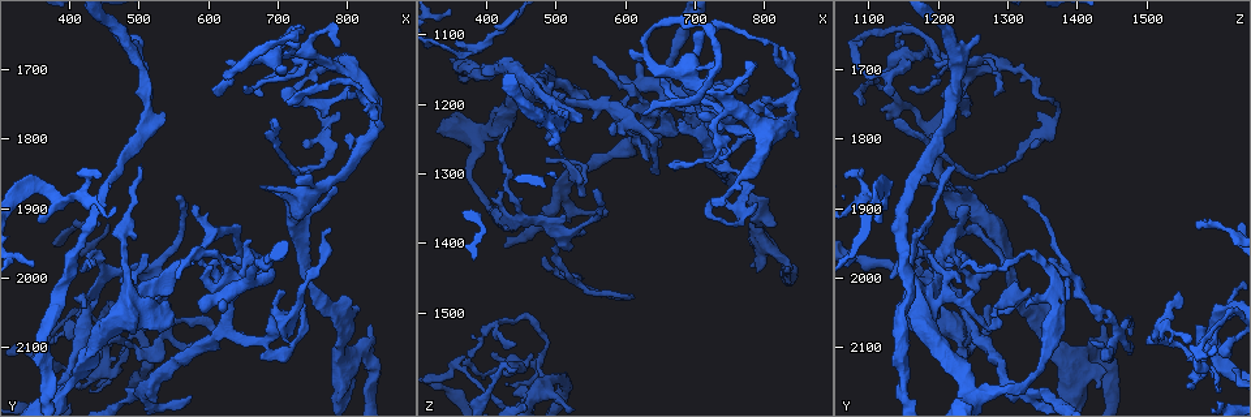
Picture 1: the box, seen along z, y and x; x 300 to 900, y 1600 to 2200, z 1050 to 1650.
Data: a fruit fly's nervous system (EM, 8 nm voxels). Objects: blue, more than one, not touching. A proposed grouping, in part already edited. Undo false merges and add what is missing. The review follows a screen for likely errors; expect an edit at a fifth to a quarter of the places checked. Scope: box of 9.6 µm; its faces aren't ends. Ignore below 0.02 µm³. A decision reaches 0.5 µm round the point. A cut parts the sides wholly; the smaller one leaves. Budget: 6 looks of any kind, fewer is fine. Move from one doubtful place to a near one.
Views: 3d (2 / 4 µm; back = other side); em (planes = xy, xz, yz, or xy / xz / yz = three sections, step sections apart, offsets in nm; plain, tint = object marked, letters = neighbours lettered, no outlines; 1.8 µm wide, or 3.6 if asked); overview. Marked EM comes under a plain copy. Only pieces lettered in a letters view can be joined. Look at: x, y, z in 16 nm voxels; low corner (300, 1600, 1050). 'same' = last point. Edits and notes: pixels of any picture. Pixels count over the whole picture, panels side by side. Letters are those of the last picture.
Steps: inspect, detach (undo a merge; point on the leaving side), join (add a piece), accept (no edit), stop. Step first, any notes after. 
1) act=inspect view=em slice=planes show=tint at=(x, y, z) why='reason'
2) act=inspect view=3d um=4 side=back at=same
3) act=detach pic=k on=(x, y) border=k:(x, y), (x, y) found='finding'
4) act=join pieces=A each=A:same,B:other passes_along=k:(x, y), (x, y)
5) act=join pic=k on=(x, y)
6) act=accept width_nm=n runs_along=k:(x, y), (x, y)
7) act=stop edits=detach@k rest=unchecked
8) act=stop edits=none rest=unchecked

act=inspect view=3d um=4 at=(535, 1760, 1230) why='branch stops here'

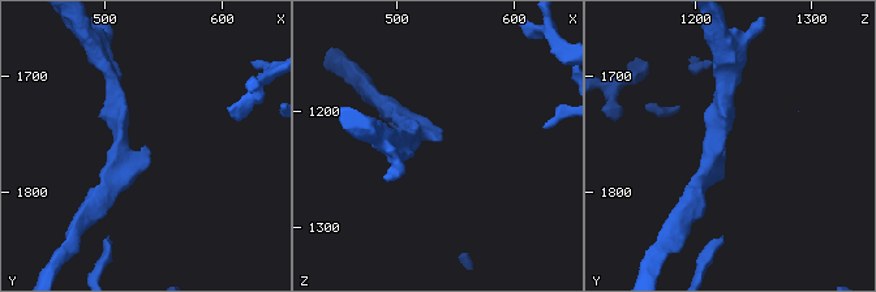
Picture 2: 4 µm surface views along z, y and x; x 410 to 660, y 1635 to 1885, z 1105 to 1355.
act=inspect view=em slice=planes show=letters at=(540, 1764, 1224) why='need the tissue'

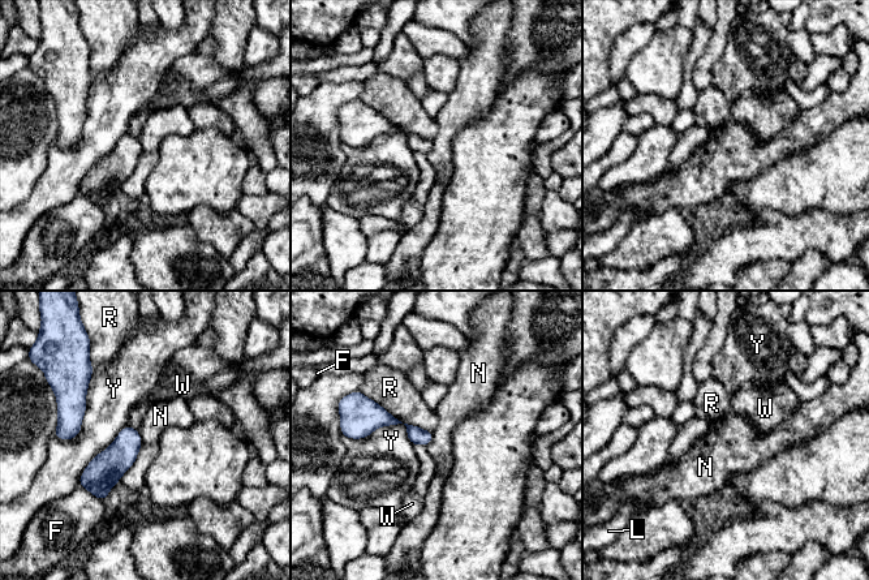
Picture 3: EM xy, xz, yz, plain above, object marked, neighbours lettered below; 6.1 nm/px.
act=accept longest_contact=R:550nm each=F:other,L:other,N:other,R:other,W:other,Y:other border=3:(138, 430), (137, 458), (117, 481) found='no lettered piece goes on from it'

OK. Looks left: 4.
act=inspect view=em slice=planes show=letters at=(740, 1690, 1215) why='sudden change in width'

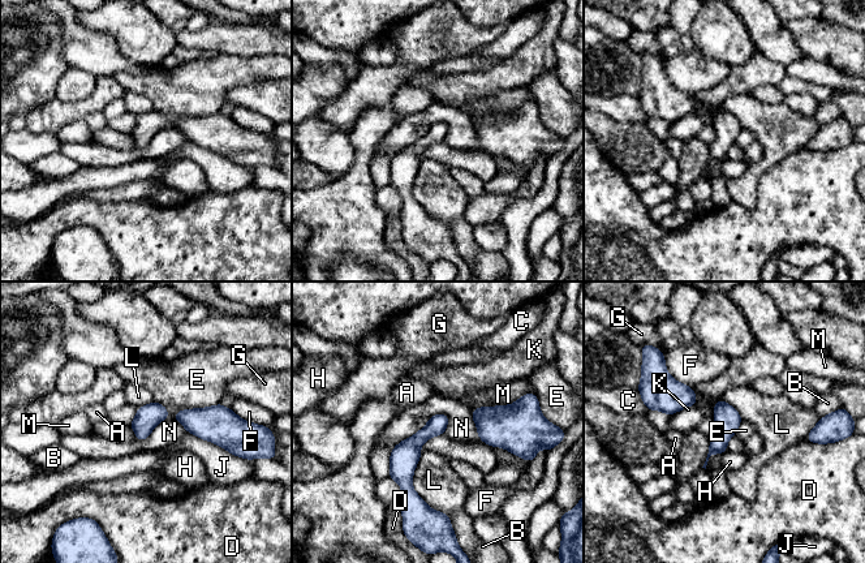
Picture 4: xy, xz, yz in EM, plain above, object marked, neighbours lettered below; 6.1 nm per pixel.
act=accept each=A:other,B:other,C:other,D:other,E:other,F:other,G:other,H:other,J:other,K:other,L:other,M:other,N:other border=4:(167, 417), (146, 438), (137, 439) found='all the same neuron'

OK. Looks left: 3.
act=inspect view=em slice=planes show=letters at=(480, 2110, 1575) why='four-way junction'

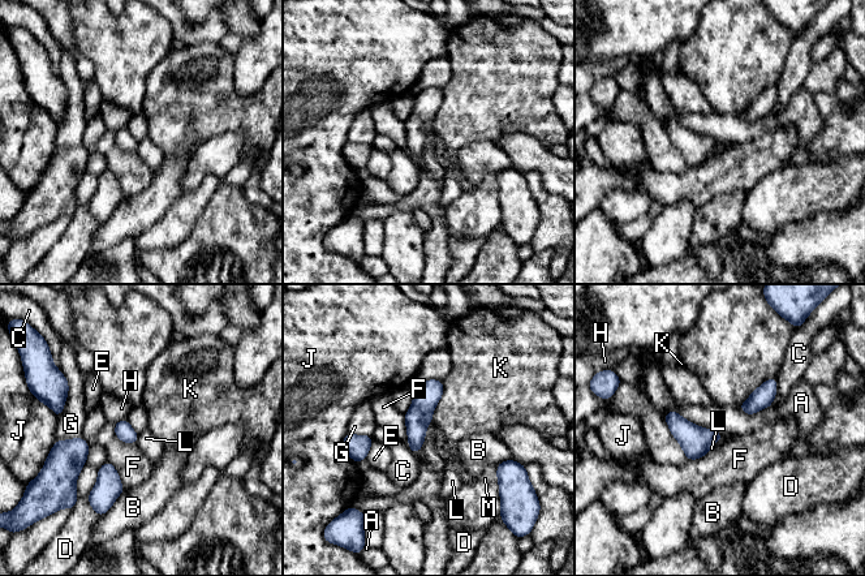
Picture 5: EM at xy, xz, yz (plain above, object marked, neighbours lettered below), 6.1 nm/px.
act=accept each=A:other,B:other,C:other,D:other,E:other,F:other,G:other,H:other,J:other,K:other,L:other,M:other border=5:(724, 434), (706, 452) found='continuous, no second neuron'

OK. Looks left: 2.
act=stop edits=none rest=unchecked

